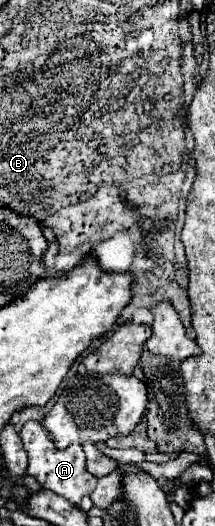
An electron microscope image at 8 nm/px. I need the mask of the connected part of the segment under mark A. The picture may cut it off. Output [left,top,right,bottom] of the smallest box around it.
[20,422,96,504]

